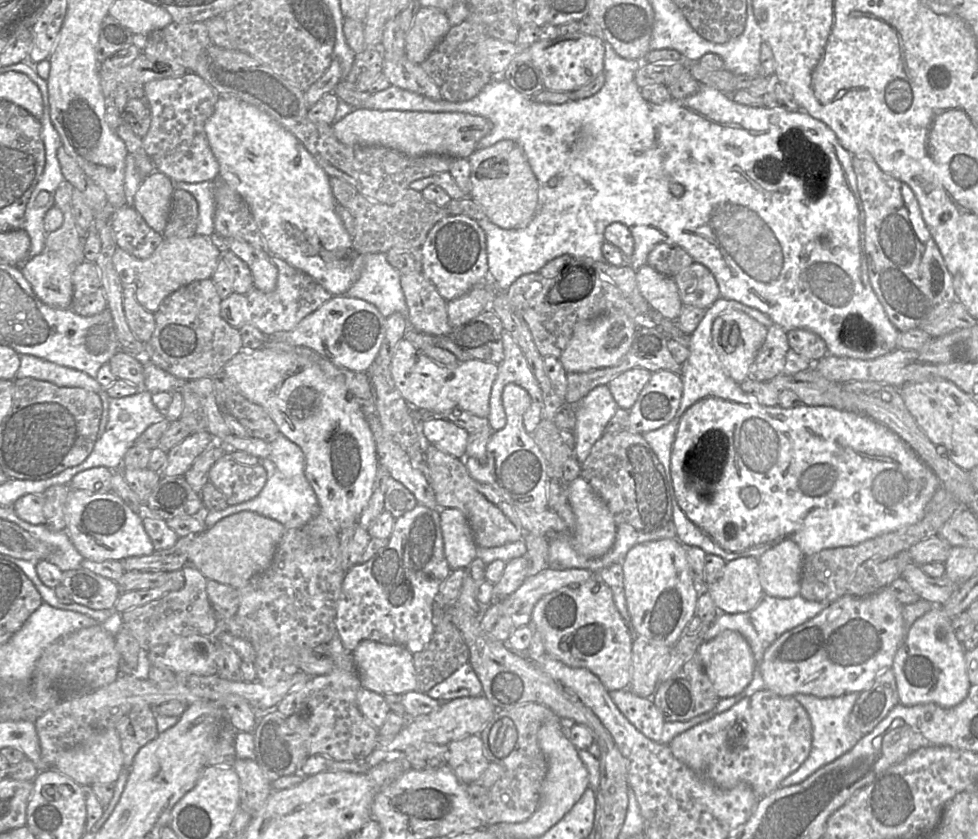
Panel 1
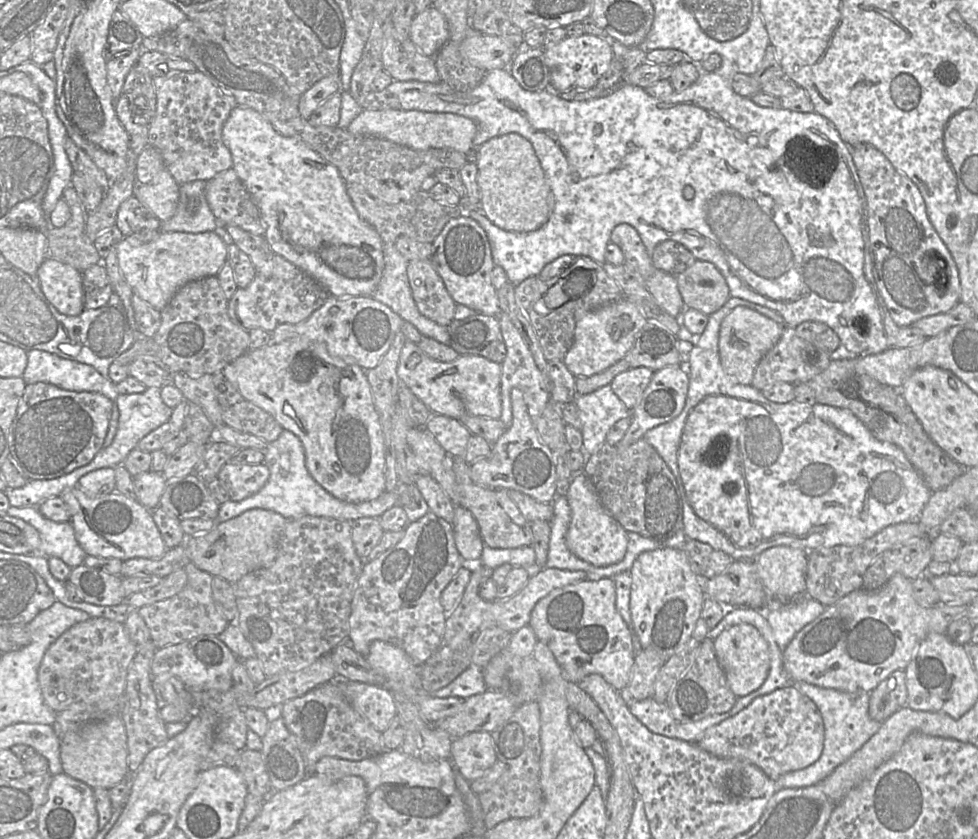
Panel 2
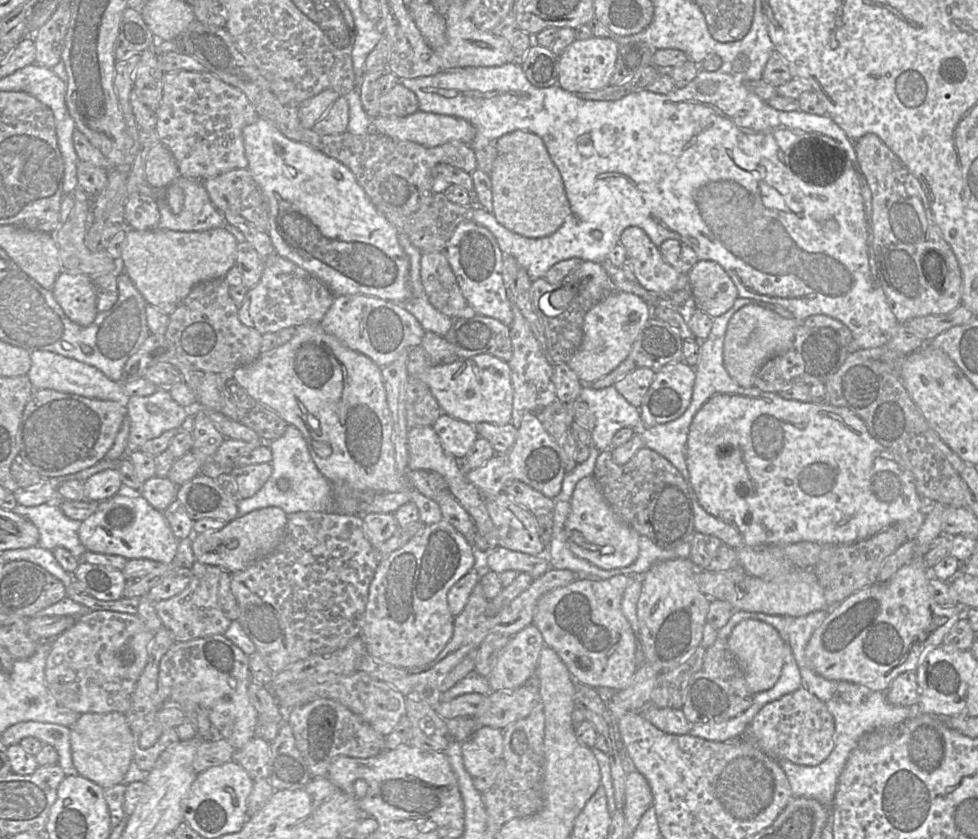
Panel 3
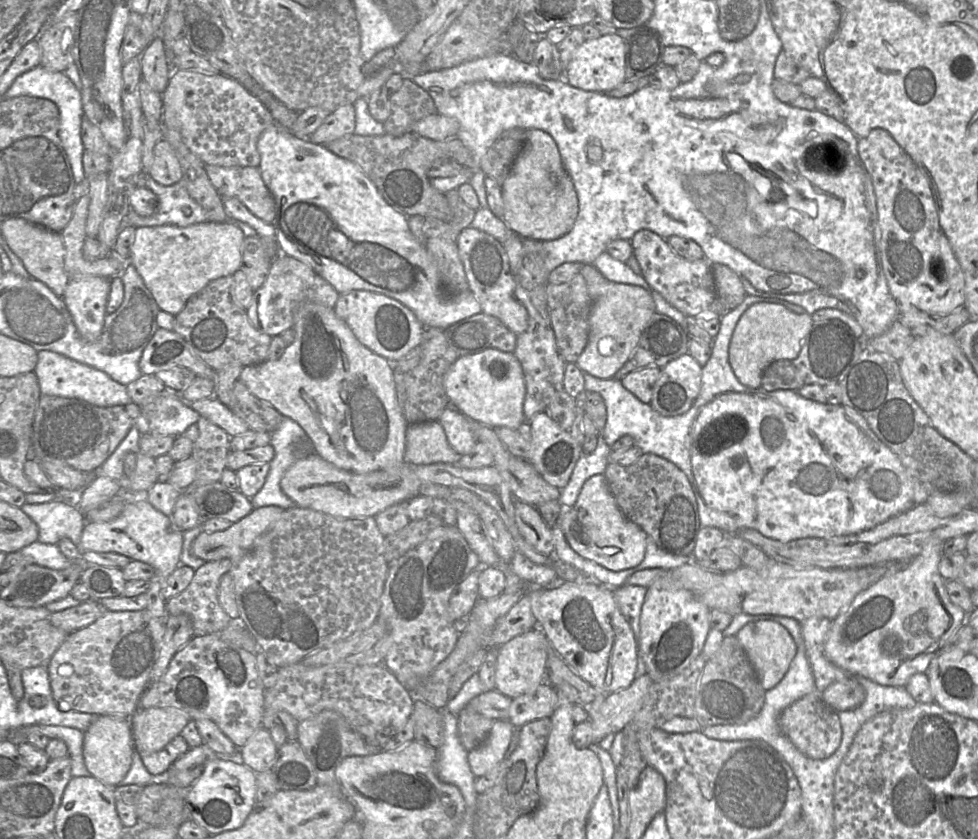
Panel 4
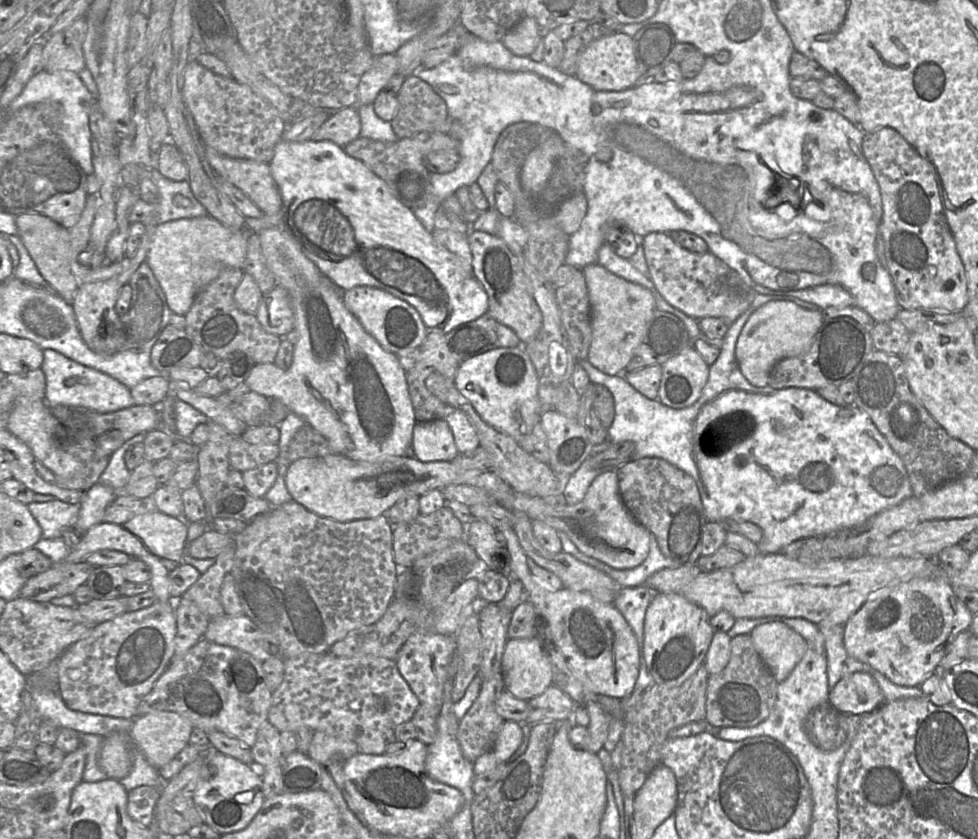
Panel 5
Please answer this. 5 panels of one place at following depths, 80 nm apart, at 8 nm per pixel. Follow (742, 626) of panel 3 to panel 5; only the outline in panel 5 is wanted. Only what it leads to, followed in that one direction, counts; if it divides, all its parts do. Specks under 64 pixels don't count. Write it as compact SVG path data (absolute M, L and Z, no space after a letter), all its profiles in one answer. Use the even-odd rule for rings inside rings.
M781 622L760 624L753 628L750 636L755 649L778 683L786 679L806 651L804 639Z

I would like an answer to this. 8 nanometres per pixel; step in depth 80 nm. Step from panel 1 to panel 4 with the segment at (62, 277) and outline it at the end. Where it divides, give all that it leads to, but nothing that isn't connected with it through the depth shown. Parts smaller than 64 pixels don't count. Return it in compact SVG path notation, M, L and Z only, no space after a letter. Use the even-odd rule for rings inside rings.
M71 276L62 299L80 334L87 342L101 335L105 317L110 279L99 276Z

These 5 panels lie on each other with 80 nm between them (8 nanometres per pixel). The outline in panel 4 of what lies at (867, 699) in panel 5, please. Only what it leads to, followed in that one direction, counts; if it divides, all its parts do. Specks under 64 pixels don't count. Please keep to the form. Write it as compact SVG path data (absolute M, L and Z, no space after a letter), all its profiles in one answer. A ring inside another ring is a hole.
M835 682L822 693L822 699L837 712L857 708L865 696L864 687L857 682Z

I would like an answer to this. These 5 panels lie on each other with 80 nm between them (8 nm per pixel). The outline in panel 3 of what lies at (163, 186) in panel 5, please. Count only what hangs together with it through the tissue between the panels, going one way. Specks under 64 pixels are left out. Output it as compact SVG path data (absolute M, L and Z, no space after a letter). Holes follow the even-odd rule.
M178 177L176 179L176 183L181 187L184 196L183 206L179 213L173 213L169 209L163 197L164 188L153 187L158 195L157 202L160 213L160 220L157 226L158 229L175 231L204 231L221 227L223 222L229 224L224 214L220 212L210 201L203 181Z

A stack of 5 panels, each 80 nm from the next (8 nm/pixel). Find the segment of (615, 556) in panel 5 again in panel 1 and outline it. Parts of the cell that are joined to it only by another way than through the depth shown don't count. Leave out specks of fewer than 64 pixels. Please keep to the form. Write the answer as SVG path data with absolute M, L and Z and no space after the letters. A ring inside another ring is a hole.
M578 476L568 487L568 503L575 515L574 548L586 557L606 554L615 542L617 524L604 501L584 478Z

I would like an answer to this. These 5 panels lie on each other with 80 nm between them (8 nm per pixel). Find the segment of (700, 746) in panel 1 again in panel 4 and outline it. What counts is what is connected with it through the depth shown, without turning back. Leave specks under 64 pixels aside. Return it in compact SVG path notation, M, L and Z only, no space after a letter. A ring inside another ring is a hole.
M818 692L809 693L785 708L780 714L779 726L799 751L817 760L830 757L838 749L842 738L838 712Z

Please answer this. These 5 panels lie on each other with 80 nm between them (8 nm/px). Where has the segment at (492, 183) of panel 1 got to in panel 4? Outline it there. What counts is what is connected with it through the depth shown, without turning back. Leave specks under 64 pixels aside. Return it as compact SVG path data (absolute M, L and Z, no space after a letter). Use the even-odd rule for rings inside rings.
M538 129L525 130L522 150L500 183L504 203L502 220L523 239L554 240L574 226L579 212L578 197L560 161L557 145L548 133Z

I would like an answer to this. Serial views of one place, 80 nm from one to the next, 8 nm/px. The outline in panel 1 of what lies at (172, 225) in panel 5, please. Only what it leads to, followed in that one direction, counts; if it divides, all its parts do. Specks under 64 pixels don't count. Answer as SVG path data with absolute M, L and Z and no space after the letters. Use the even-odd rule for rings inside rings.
M194 235L188 238L164 239L151 256L138 259L121 248L113 255L113 263L124 288L134 290L138 302L155 312L163 300L180 287L211 278L223 255L223 248L212 236Z

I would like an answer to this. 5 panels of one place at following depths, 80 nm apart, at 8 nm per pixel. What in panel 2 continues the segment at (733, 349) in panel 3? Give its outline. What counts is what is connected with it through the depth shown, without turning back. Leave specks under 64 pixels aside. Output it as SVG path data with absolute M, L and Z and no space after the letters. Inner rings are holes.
M737 306L724 318L719 331L719 356L724 371L735 381L751 385L758 363L779 341L783 325L744 306Z

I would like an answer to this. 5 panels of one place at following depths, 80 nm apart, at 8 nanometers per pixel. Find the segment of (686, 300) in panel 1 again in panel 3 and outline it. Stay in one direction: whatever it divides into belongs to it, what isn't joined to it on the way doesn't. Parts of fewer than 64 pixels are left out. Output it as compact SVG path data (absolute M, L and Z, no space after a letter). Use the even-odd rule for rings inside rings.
M698 260L687 276L693 309L701 310L713 319L731 309L739 297L732 279L714 261Z

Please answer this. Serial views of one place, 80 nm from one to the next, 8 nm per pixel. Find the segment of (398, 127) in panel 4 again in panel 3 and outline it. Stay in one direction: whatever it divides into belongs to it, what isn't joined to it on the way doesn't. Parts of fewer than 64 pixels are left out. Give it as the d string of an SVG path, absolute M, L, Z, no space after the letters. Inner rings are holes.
M397 84L379 98L379 115L385 117L405 117L419 111L415 93L402 84Z

